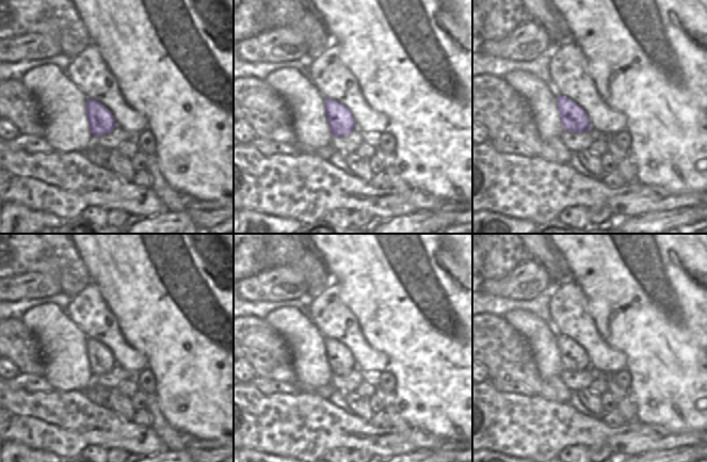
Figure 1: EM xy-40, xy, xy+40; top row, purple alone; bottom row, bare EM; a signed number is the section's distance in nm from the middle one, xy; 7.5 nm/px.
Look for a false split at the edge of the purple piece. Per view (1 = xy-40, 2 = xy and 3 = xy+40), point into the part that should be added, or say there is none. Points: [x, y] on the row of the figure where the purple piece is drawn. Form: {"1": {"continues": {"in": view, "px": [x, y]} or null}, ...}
{"1": {"continues": null}, "2": {"continues": null}, "3": {"continues": null}}

